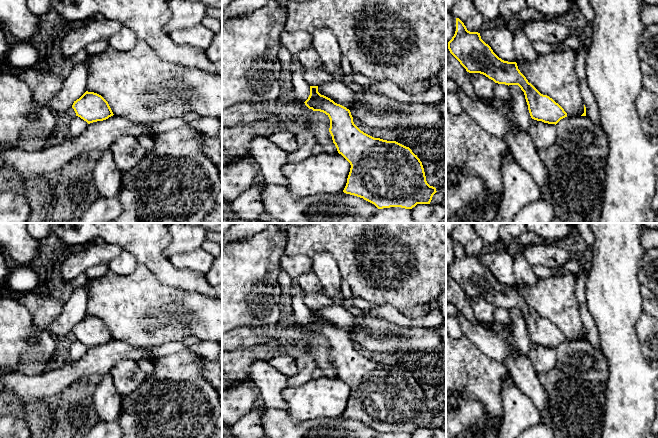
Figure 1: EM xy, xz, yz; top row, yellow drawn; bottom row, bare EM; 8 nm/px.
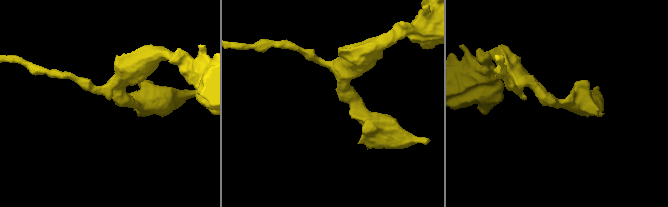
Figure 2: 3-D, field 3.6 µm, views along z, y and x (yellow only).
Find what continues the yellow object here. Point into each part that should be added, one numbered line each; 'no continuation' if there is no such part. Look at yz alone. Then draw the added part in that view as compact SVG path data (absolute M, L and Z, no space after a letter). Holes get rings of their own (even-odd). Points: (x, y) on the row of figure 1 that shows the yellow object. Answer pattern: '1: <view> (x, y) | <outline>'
no continuation

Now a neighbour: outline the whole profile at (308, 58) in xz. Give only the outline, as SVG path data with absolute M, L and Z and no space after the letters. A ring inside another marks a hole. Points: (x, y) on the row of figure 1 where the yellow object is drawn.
M313 47L297 53L295 55L295 58L297 58L300 61L301 65L304 66L306 69L323 68L322 60Z

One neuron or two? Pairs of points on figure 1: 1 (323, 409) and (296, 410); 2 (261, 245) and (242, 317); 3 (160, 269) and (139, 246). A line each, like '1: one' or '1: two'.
1: one
2: one
3: one

